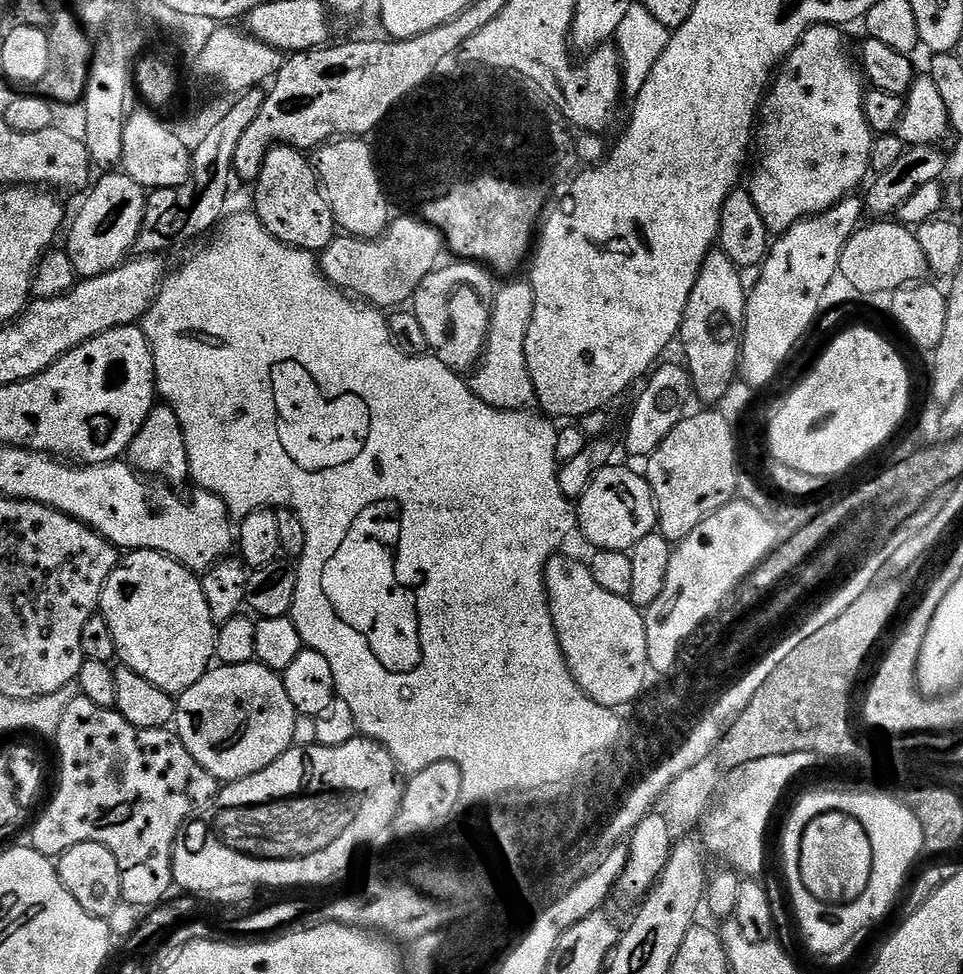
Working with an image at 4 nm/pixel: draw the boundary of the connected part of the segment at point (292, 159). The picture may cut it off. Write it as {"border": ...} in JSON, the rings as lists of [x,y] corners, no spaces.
{"border":[[[274,146],[260,167],[260,177],[254,181],[256,205],[254,211],[262,226],[278,242],[319,254],[338,235],[338,225],[332,208],[323,194],[320,178],[313,161],[303,151],[291,146]]]}

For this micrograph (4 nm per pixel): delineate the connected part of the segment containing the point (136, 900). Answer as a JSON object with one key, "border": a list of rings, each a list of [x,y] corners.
{"border":[[[82,695],[74,698],[62,713],[54,737],[54,752],[58,757],[58,779],[54,784],[50,810],[35,817],[31,847],[46,857],[58,858],[70,850],[70,846],[98,842],[98,846],[106,846],[106,850],[118,858],[123,903],[145,910],[164,903],[174,888],[172,852],[178,846],[176,835],[195,808],[215,801],[218,781],[192,757],[175,731],[139,728],[126,722],[120,712],[94,706],[90,698]]]}

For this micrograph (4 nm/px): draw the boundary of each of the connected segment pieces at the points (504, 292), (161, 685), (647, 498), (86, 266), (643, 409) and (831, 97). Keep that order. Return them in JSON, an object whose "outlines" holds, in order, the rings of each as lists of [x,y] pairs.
{"outlines":[[[[512,282],[495,291],[493,295],[492,314],[489,316],[488,338],[480,363],[471,373],[471,389],[487,405],[500,411],[521,411],[535,401],[536,385],[529,374],[525,358],[525,340],[533,321],[536,295],[531,283]]],[[[132,550],[127,553],[128,556],[117,563],[116,568],[110,574],[110,578],[106,582],[106,586],[100,595],[99,615],[106,618],[106,626],[110,626],[110,634],[114,634],[114,646],[116,647],[116,660],[121,665],[130,670],[134,670],[134,674],[142,674],[142,678],[146,678],[146,682],[154,682],[154,686],[158,686],[158,690],[179,694],[185,692],[190,686],[194,686],[194,682],[198,682],[213,667],[214,657],[216,655],[216,633],[218,625],[212,620],[210,614],[210,606],[206,606],[206,594],[201,577],[193,572],[191,568],[182,566],[177,560],[172,560],[168,556],[163,556],[161,552],[145,552],[143,550]]],[[[604,468],[578,501],[578,532],[596,550],[618,550],[631,553],[632,547],[657,527],[656,500],[647,479],[628,468]]],[[[108,170],[101,176],[104,177],[97,182],[96,189],[85,198],[84,205],[80,208],[80,213],[73,220],[71,217],[70,227],[67,229],[67,232],[69,232],[66,251],[77,277],[80,278],[101,276],[110,270],[120,267],[121,264],[129,259],[130,253],[135,249],[138,234],[142,230],[142,222],[148,205],[146,189],[138,186],[138,182],[134,182],[134,178],[125,176],[123,171]]],[[[680,362],[663,364],[661,363],[651,373],[647,381],[649,384],[641,390],[640,397],[637,398],[636,405],[633,406],[632,413],[628,416],[628,429],[624,432],[624,444],[632,456],[641,456],[641,458],[651,456],[654,450],[658,450],[658,446],[662,446],[670,430],[674,430],[674,426],[678,426],[678,422],[684,419],[689,411],[688,396],[690,400],[693,386],[687,367]]],[[[818,24],[815,28],[800,39],[800,44],[788,55],[787,60],[780,65],[765,97],[764,103],[760,106],[760,115],[758,117],[758,148],[760,144],[760,169],[756,172],[756,177],[752,180],[750,191],[754,198],[754,206],[758,206],[758,214],[762,214],[762,222],[766,222],[769,233],[783,234],[788,229],[795,226],[800,220],[807,220],[810,216],[817,216],[820,212],[825,212],[834,207],[835,204],[841,204],[853,195],[852,192],[860,183],[863,185],[869,179],[870,169],[872,167],[872,143],[874,133],[872,127],[868,125],[868,119],[864,113],[864,98],[866,95],[866,80],[859,71],[858,64],[848,57],[848,52],[844,49],[844,36],[839,27],[831,24]]]]}

